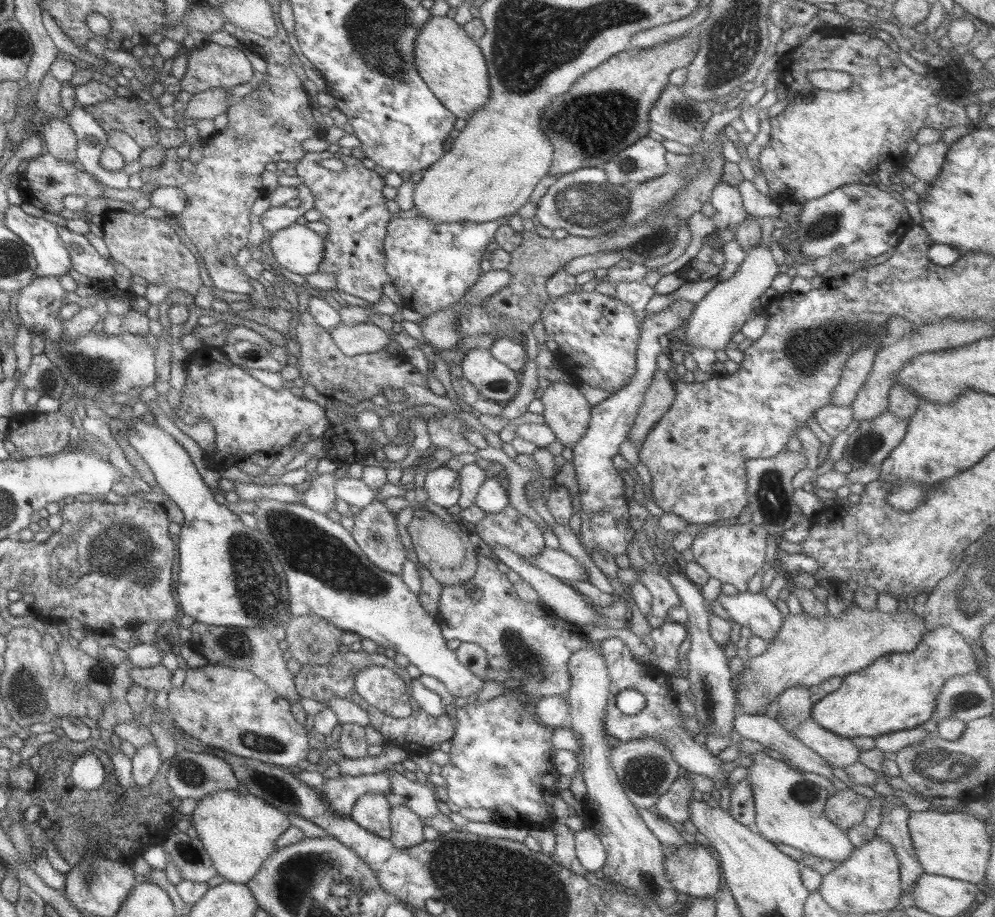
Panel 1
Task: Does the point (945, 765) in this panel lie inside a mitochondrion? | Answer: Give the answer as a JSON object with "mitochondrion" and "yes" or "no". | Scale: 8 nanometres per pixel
{"mitochondrion":"yes"}

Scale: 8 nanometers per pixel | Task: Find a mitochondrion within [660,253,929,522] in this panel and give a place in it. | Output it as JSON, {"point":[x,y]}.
{"point":[808,351]}

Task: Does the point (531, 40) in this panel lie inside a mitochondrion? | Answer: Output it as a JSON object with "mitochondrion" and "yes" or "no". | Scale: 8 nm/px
{"mitochondrion":"yes"}

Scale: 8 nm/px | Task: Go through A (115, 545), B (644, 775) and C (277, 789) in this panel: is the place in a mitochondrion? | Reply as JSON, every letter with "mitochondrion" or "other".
{"A":"mitochondrion","B":"mitochondrion","C":"mitochondrion"}

